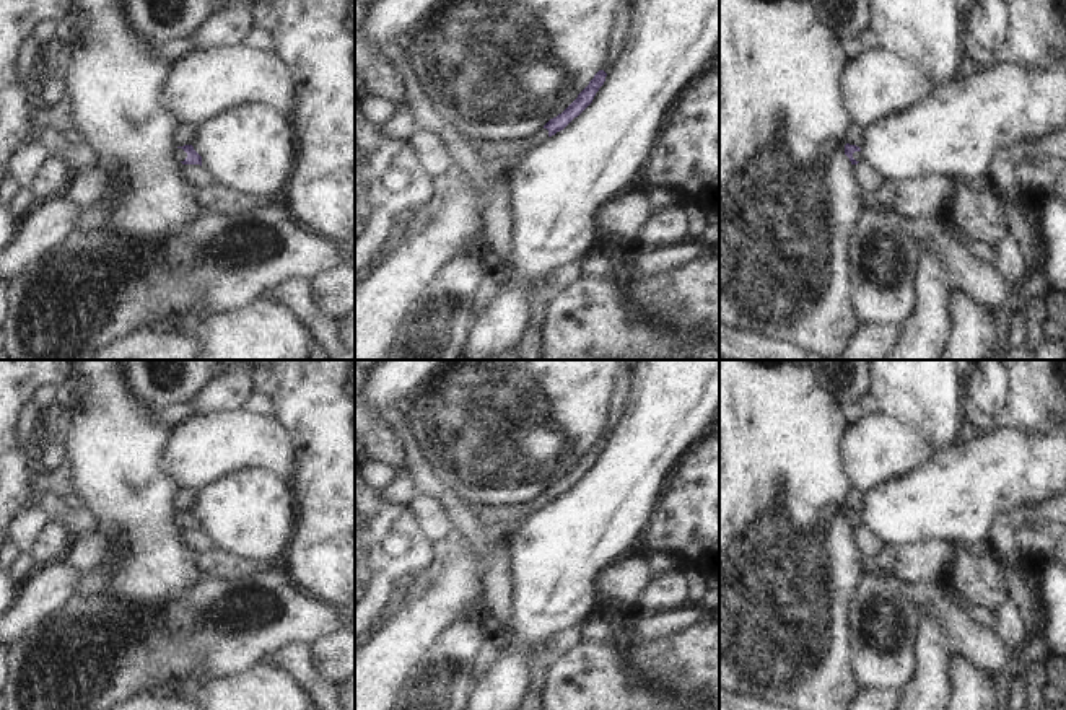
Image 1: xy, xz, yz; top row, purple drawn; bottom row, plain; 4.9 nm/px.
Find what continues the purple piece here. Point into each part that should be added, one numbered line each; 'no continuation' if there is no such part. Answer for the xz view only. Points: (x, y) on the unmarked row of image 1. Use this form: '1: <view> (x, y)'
1: xz (490, 517)

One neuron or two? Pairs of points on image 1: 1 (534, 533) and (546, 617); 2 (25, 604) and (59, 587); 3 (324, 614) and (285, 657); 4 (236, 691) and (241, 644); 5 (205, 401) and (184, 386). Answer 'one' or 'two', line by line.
1: one
2: one
3: two
4: two
5: two

